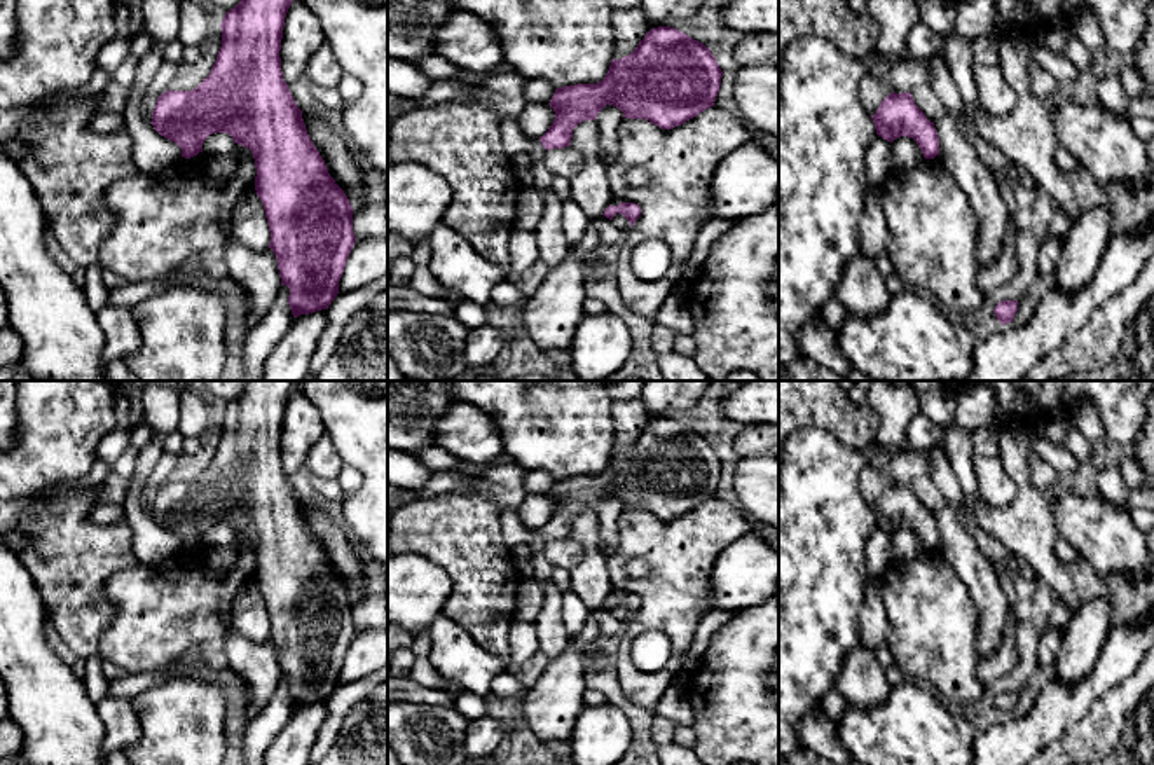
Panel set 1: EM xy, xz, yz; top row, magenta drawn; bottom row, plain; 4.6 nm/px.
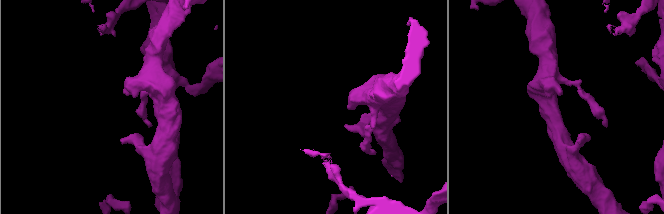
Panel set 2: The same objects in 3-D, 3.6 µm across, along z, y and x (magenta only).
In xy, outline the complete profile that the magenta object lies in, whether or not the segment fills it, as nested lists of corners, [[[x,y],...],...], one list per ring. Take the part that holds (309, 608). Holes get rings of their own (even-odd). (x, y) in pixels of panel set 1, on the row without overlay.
[[[244,381],[243,391],[222,410],[222,438],[210,466],[192,482],[162,484],[150,513],[141,505],[141,491],[164,452],[166,437],[178,431],[180,393],[161,384],[143,386],[143,419],[152,428],[152,440],[138,449],[122,507],[133,534],[131,550],[145,566],[161,564],[182,548],[197,547],[213,524],[227,524],[234,534],[251,541],[257,559],[255,582],[271,622],[269,639],[276,646],[281,676],[290,679],[293,709],[328,700],[339,685],[339,672],[356,632],[354,601],[313,536],[302,501],[281,463],[285,409],[297,384],[299,381]]]

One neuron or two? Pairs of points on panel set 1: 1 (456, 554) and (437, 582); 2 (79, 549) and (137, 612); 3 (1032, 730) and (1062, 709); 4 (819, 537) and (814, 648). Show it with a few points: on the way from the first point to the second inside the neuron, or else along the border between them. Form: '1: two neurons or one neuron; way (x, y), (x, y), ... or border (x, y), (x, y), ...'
1: two neurons; border (407, 554), (449, 575), (442, 610)
2: two neurons; border (138, 563), (105, 584), (110, 620)
3: one neuron; way (1039, 727), (1055, 711)
4: one neuron; way (816, 565), (814, 620)

